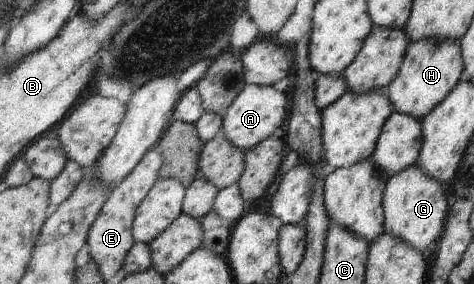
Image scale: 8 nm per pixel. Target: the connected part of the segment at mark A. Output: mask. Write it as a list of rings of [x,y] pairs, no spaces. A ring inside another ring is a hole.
[[[247,84],[235,102],[226,110],[222,130],[229,142],[246,151],[273,136],[279,128],[283,129],[283,124],[287,124],[285,118],[287,118],[287,96],[282,89]]]

